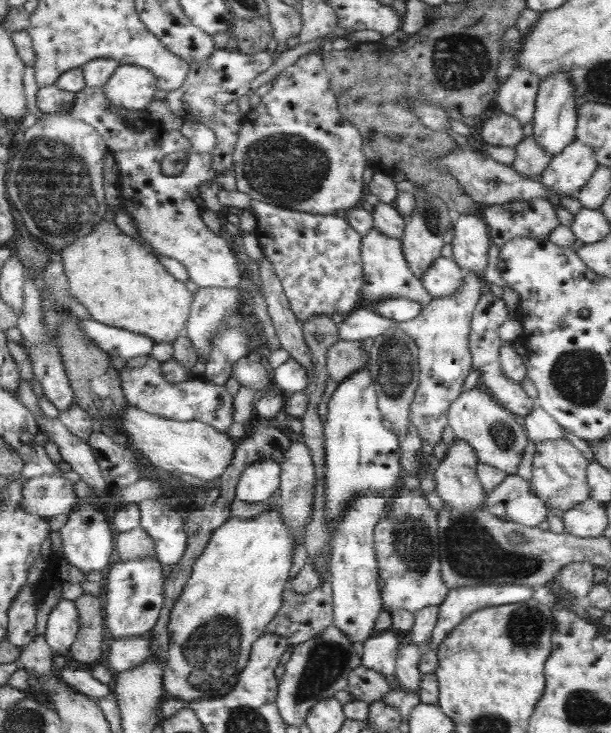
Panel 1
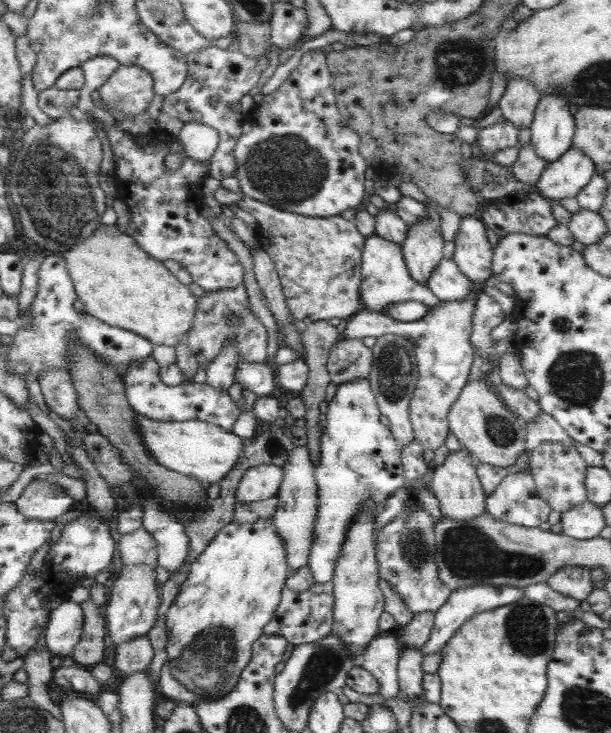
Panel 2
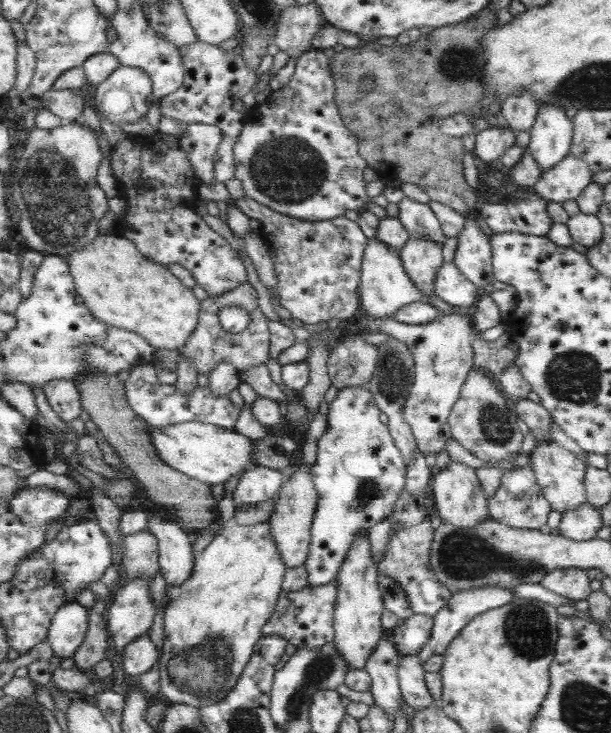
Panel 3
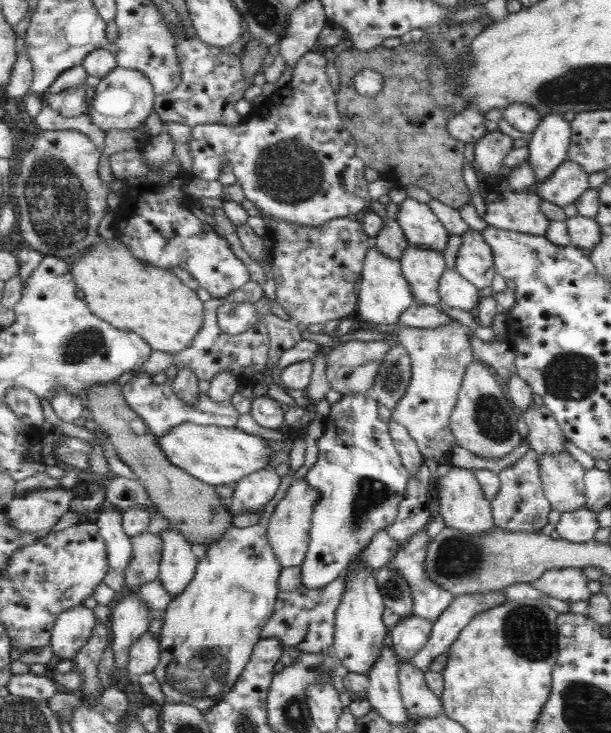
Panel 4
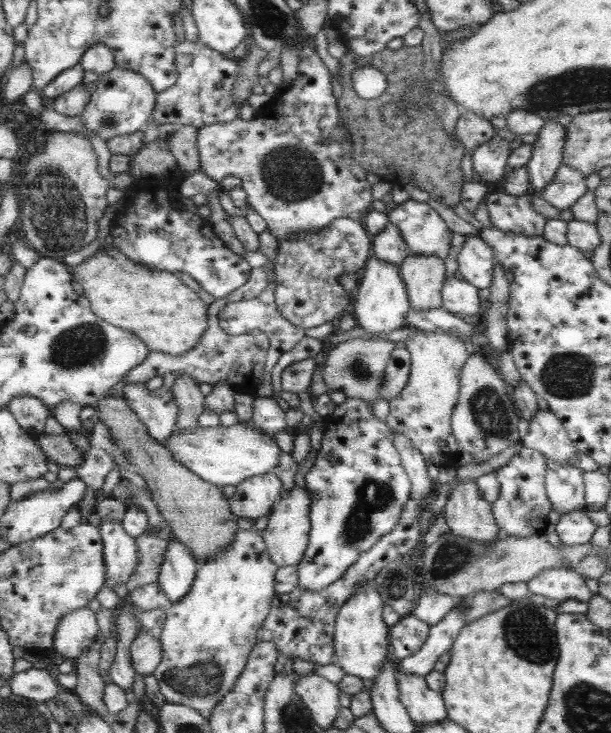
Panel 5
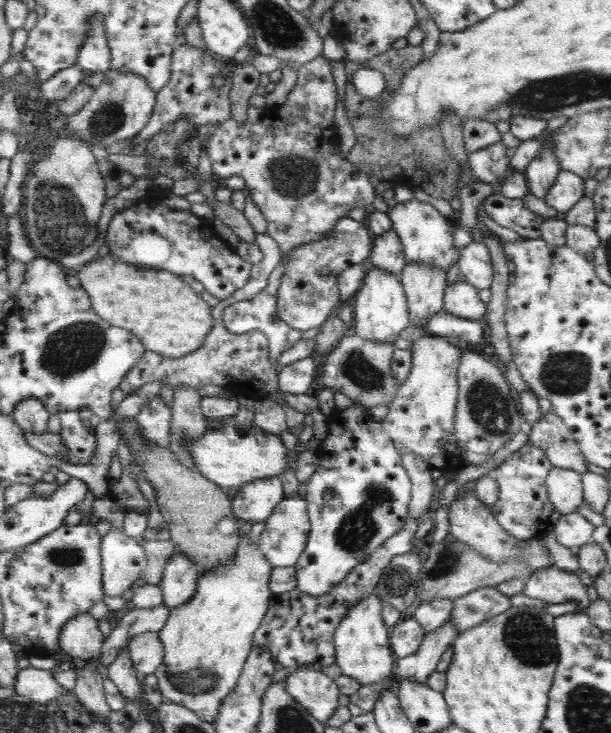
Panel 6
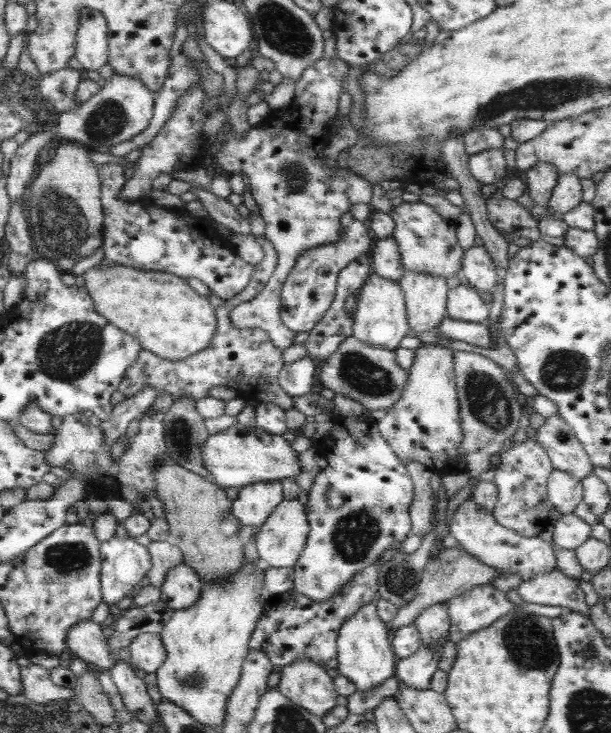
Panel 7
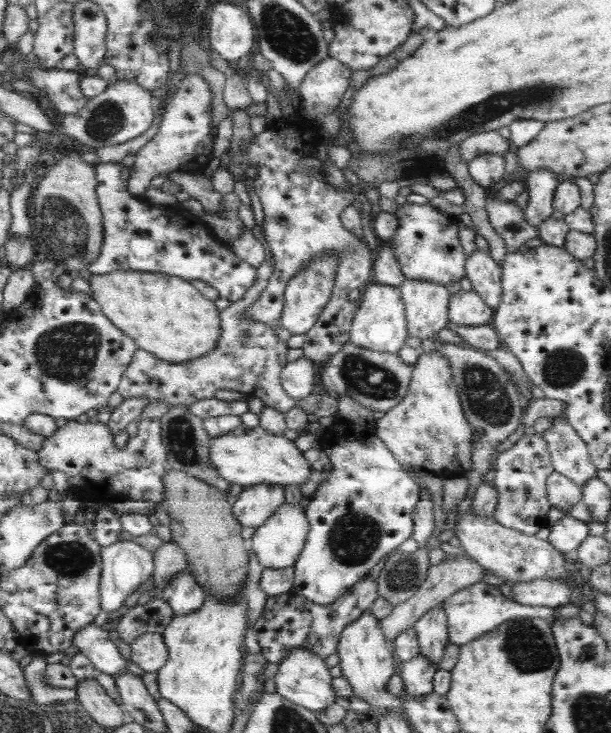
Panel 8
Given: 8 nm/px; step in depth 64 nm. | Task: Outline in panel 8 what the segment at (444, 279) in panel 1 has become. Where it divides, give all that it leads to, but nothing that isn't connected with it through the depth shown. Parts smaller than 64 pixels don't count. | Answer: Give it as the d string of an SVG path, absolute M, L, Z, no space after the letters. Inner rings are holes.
M460 289L450 299L449 318L453 324L479 326L490 324L493 309L489 308L475 292Z

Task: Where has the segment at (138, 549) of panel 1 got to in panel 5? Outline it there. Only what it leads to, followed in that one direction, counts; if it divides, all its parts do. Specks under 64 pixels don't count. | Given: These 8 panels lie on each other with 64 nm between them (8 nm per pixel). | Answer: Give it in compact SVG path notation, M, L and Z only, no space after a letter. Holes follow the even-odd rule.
M143 534L136 539L137 545L139 545L139 553L141 553L141 562L135 568L131 580L126 584L129 591L144 584L159 582L162 564L165 562L165 554L169 550L169 541L163 540L163 538Z

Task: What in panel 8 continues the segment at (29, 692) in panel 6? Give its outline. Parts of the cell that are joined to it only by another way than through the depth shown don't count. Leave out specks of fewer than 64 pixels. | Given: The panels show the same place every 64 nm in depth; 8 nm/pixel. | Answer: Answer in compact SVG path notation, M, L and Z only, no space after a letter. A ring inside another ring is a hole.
M34 653L31 661L24 667L27 686L37 705L49 705L57 702L67 702L77 699L77 690L71 688L54 688L48 686L42 679L46 669L44 654Z

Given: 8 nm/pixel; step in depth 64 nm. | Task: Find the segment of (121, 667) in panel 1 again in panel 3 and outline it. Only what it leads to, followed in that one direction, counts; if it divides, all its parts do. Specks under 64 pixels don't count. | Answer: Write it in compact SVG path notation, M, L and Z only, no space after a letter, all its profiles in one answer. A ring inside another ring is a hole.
M148 635L129 644L123 653L123 670L132 677L150 672L159 662L160 653Z

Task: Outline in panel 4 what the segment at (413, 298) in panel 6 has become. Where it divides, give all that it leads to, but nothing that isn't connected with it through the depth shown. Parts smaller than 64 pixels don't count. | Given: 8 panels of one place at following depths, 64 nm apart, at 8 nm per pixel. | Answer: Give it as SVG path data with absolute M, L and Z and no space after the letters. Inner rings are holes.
M410 244L400 262L405 279L412 285L416 304L440 306L440 281L447 269L443 254Z

